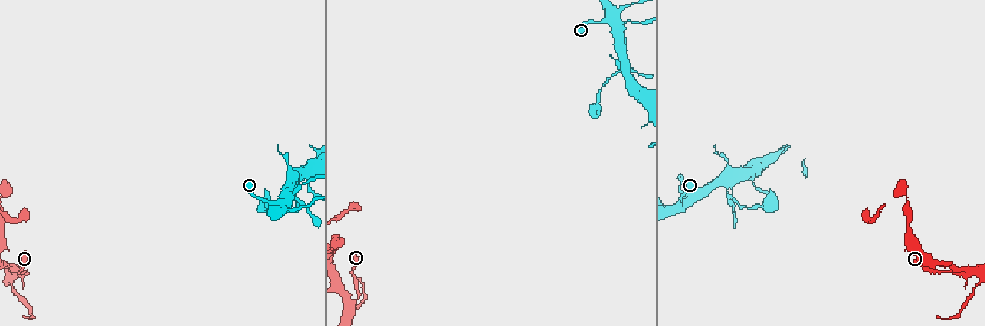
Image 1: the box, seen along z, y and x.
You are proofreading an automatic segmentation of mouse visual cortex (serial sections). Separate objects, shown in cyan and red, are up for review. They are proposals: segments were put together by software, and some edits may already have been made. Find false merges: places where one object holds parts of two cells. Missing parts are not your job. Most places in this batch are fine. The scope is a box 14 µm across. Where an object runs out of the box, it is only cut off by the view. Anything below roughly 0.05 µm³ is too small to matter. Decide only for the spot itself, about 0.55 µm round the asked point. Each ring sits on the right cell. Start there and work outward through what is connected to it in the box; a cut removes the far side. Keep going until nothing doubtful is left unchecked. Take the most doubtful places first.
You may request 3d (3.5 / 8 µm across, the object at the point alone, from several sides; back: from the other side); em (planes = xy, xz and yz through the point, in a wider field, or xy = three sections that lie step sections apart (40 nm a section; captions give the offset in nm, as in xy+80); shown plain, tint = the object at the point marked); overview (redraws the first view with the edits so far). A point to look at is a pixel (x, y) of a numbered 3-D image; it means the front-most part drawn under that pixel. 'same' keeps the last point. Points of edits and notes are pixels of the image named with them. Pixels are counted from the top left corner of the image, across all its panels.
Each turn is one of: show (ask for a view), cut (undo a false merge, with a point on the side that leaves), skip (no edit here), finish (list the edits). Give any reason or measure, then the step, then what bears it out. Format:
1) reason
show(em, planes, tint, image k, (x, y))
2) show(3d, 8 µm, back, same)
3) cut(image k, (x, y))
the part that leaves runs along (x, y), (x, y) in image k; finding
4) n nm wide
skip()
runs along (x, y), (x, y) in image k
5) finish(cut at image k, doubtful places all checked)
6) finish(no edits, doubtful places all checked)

sudden change in width
show(3d, 8 µm, image 1, (960, 270))

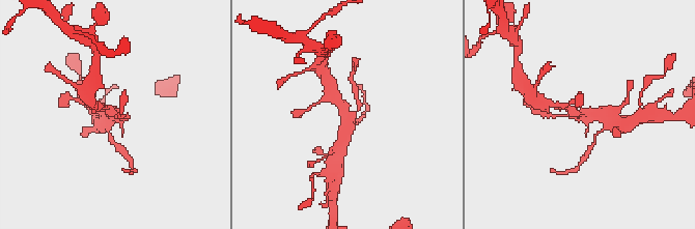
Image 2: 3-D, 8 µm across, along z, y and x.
shape alone is not enough
show(em, xy, step 1, tint, image 2, (116, 112))

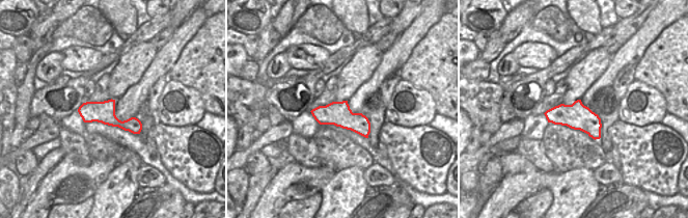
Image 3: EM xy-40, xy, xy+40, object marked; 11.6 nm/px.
skip()
runs along (81, 109), (102, 111), (137, 131) in image 3; continuous, no second cell

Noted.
thick turns thin
show(3d, 8 µm, image 1, (13, 288))

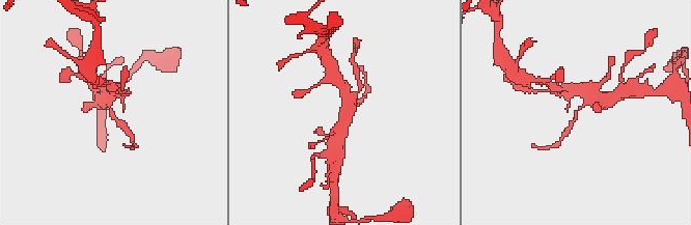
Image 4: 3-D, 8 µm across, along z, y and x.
zoom in
show(3d, 3.5 µm, image 4, (579, 110))

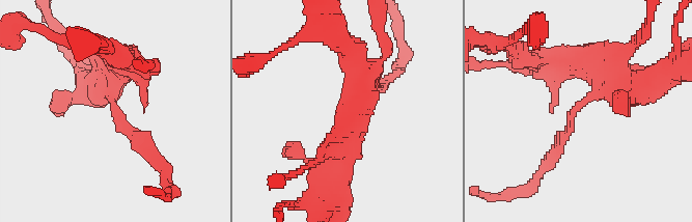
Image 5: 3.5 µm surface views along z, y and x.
show(em, xy, step 3, tint, image 5, (112, 109))

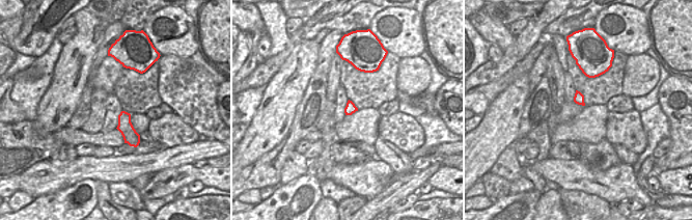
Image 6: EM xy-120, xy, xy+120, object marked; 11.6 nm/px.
skip()
runs along (122, 64), (113, 109), (158, 160) in image 5; all the same cell

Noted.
arms part here
show(3d, 3.5 µm, image 1, (625, 62))

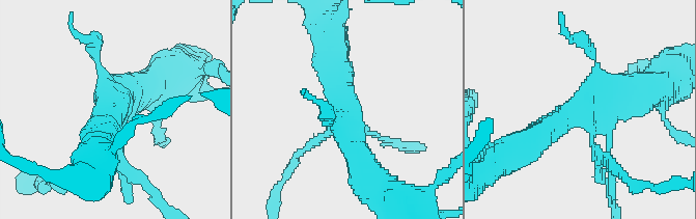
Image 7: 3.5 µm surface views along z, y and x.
skip()
one cell here

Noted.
finish(no edits, doubtful places all checked)

